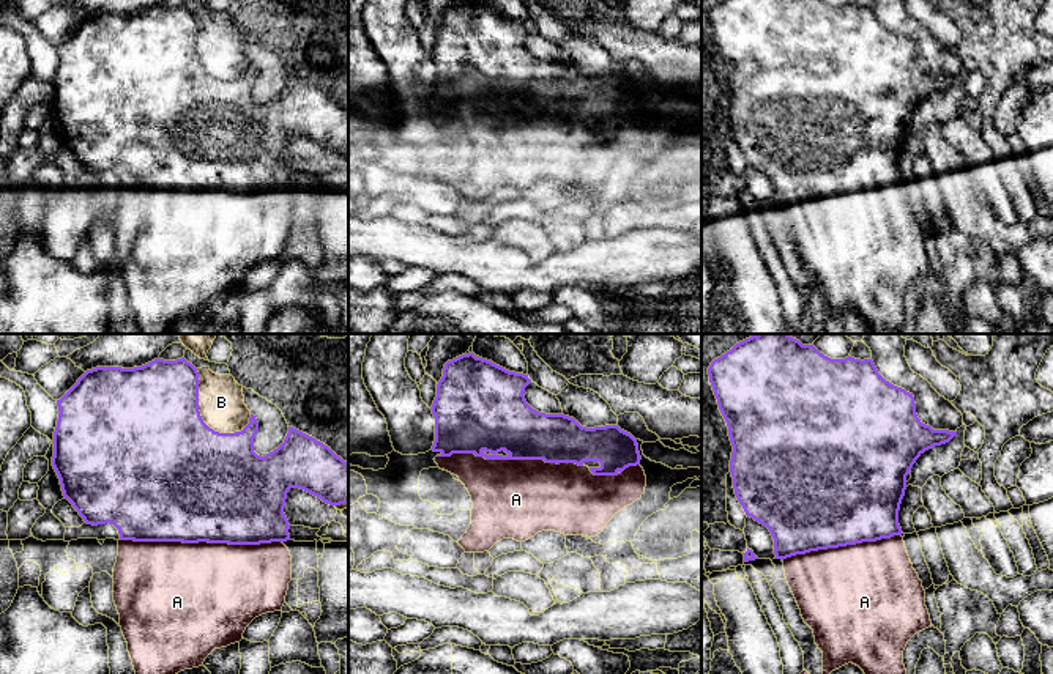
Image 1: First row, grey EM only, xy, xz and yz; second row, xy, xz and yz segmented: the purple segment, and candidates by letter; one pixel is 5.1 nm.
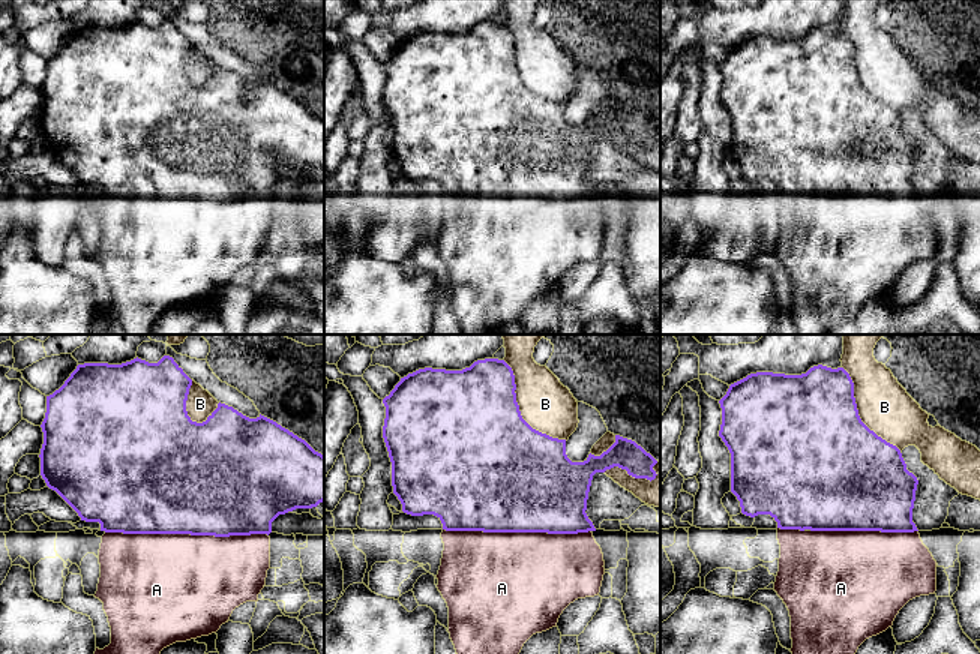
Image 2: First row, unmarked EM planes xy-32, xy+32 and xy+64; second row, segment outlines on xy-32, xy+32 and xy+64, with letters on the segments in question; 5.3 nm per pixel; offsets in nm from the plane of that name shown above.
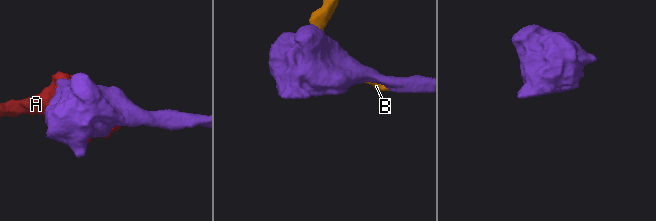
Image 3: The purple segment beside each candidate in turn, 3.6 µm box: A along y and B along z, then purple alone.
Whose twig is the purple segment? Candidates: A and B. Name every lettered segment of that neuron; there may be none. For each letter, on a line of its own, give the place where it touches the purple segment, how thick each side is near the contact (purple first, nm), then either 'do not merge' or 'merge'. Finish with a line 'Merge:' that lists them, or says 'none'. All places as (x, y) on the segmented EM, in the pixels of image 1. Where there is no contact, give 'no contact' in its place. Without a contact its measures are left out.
A: meets purple in xy at (202, 540); 500 nm thick on the purple side, 480 nm on the other; merge
B: meets purple in xy at (199, 413); 500 nm thick on the purple side, 240 nm on the other; do not merge
Merge: A

